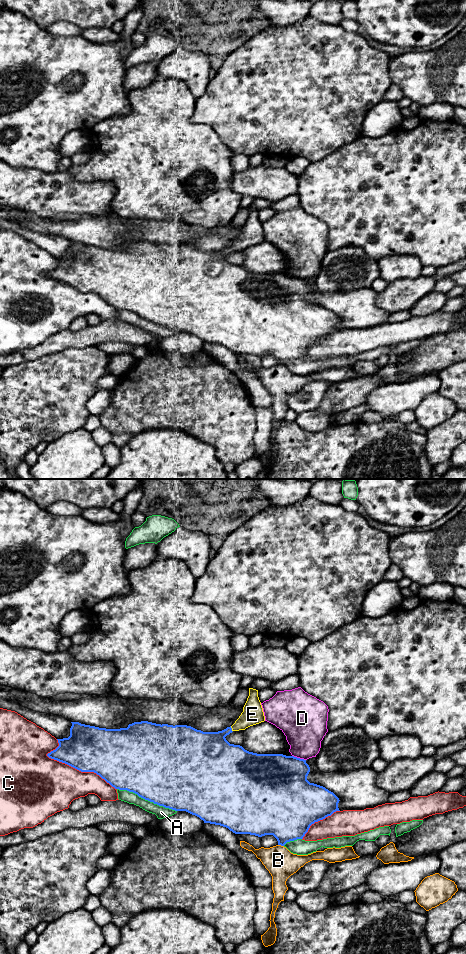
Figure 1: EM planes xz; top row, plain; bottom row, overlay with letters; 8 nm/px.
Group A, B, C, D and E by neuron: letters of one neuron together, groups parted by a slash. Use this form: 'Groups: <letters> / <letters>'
Groups: A / B / C / D / E

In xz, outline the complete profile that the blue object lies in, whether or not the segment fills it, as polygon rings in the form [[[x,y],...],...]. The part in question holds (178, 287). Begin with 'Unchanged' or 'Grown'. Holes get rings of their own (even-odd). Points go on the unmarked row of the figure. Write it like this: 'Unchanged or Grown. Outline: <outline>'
Grown. Outline: [[[249,208],[243,232],[232,246],[222,251],[203,252],[187,245],[161,245],[148,241],[134,242],[120,249],[71,242],[70,256],[57,259],[59,266],[47,276],[81,292],[94,292],[115,309],[133,312],[159,326],[186,331],[204,343],[226,347],[235,354],[273,355],[278,365],[284,366],[287,362],[303,359],[312,344],[340,331],[340,320],[325,307],[307,300],[310,287],[306,280],[283,274],[249,272],[240,265],[230,264],[225,258],[233,251],[245,250],[264,241],[258,210]]]

